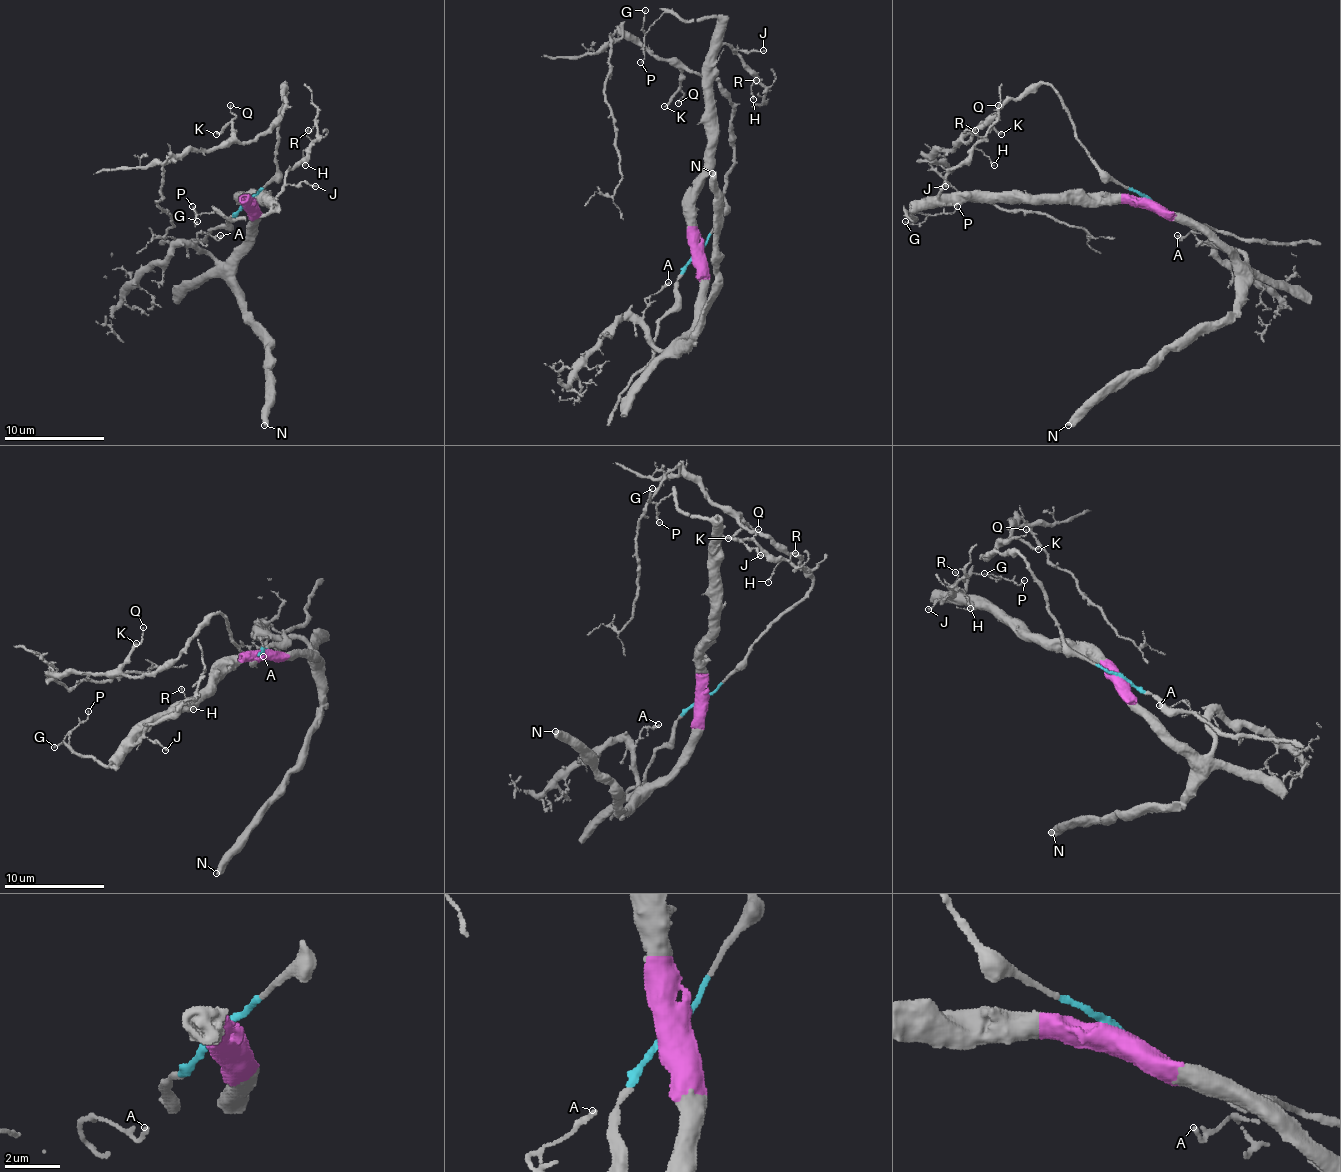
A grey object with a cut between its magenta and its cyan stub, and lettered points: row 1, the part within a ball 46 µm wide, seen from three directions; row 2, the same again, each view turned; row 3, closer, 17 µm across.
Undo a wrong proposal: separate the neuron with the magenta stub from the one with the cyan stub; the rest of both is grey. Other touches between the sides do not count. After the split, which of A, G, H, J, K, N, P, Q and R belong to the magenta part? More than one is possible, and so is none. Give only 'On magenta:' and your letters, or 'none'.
On magenta: A, G, H, J, N, P, R

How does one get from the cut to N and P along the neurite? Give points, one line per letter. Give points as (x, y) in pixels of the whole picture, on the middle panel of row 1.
N: (696, 255), (699, 323), (686, 335), (684, 343), (696, 333), (716, 283), (716, 182), (711, 172)
P: (696, 255), (694, 200), (696, 180), (706, 165), (719, 22), (666, 12), (644, 37), (641, 62)

